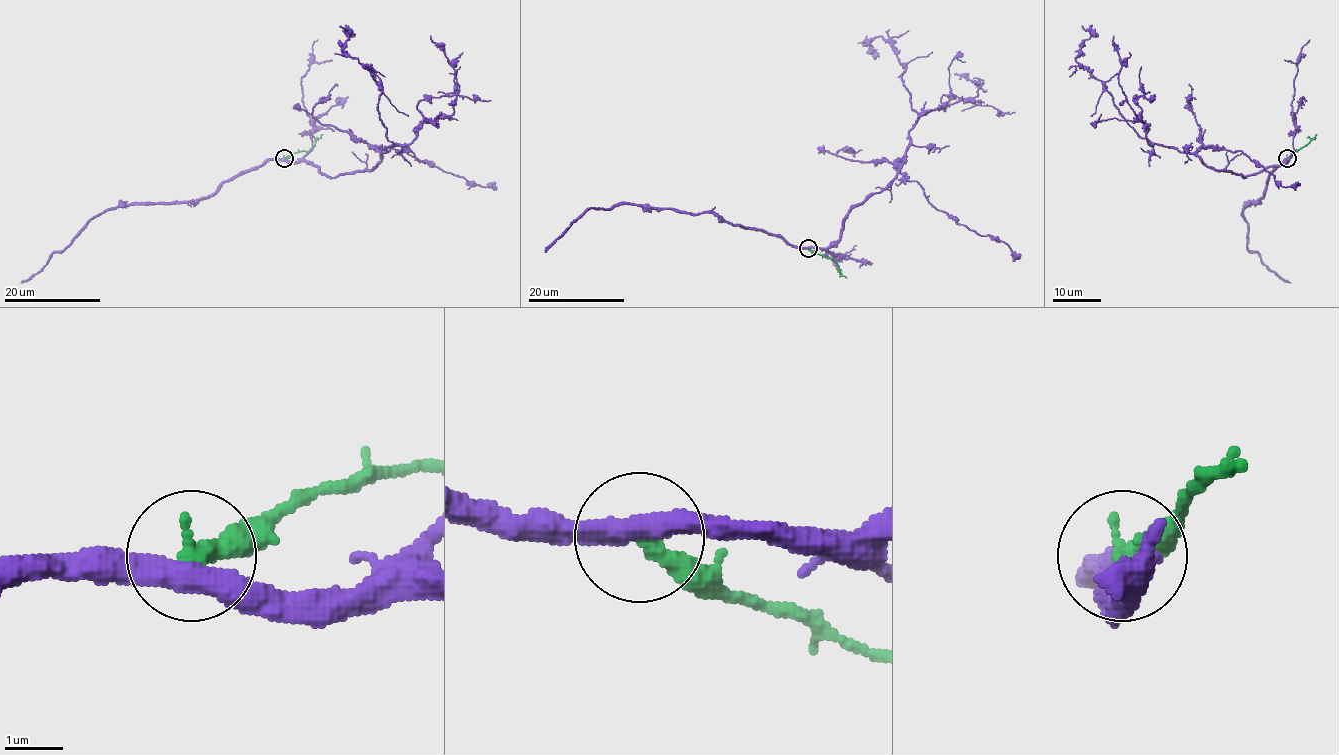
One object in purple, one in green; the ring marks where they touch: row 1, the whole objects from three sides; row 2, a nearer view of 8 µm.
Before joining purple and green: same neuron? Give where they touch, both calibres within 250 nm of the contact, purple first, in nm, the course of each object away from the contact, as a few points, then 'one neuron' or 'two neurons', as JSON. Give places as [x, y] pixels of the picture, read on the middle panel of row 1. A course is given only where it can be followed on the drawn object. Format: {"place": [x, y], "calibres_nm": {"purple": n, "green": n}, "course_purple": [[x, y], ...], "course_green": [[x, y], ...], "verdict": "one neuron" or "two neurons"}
{"place": [808, 248], "calibres_nm": {"purple": 400, "green": 360}, "course_purple": [[808, 248], [830, 248], [845, 215], [893, 179], [918, 114], [897, 52], [882, 36], [872, 51], [864, 42]], "course_green": [[808, 248], [832, 259], [839, 272], [847, 277]], "verdict": "two neurons"}

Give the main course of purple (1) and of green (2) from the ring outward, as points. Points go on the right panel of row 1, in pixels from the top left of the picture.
1: (1287, 159), (1247, 177), (1218, 171), (1194, 154), (1141, 137), (1105, 86), (1075, 60), (1090, 33), (1081, 26)
2: (1287, 158), (1316, 134)

